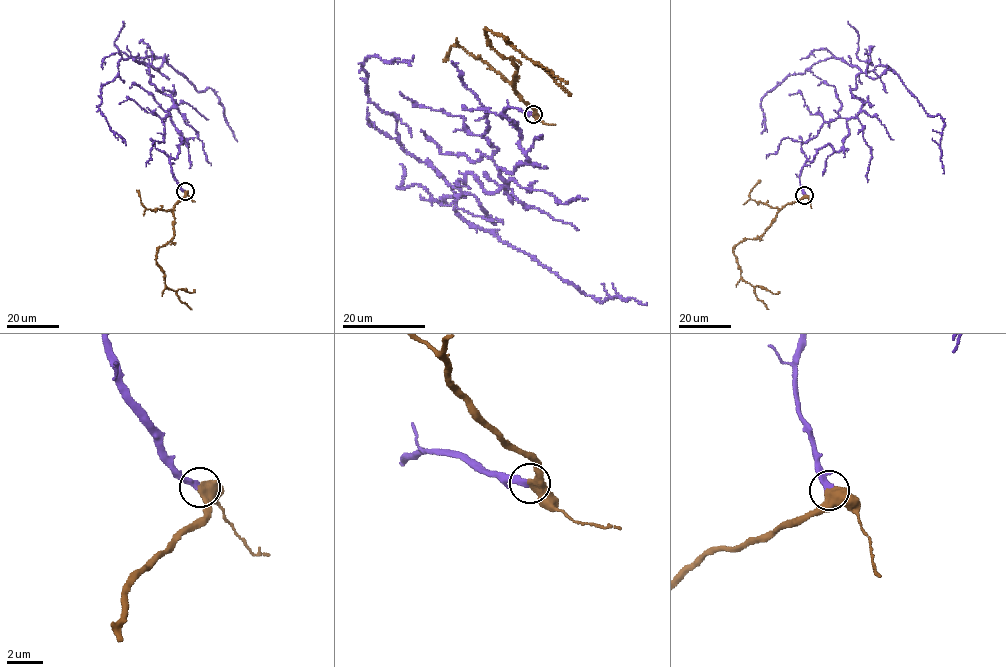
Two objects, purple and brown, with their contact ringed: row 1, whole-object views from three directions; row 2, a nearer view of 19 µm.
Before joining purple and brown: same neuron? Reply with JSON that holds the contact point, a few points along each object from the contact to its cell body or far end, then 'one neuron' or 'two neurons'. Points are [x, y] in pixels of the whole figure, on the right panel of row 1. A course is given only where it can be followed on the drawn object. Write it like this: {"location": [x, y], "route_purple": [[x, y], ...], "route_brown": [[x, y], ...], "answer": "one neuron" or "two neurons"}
{"location": [804, 195], "route_purple": [[804, 195], [801, 169], [842, 146], [863, 104], [856, 77], [880, 65], [943, 121], [943, 173]], "route_brown": [[804, 195], [784, 207], [764, 233], [743, 240], [733, 249], [745, 281], [774, 294], [778, 291]], "answer": "one neuron"}

